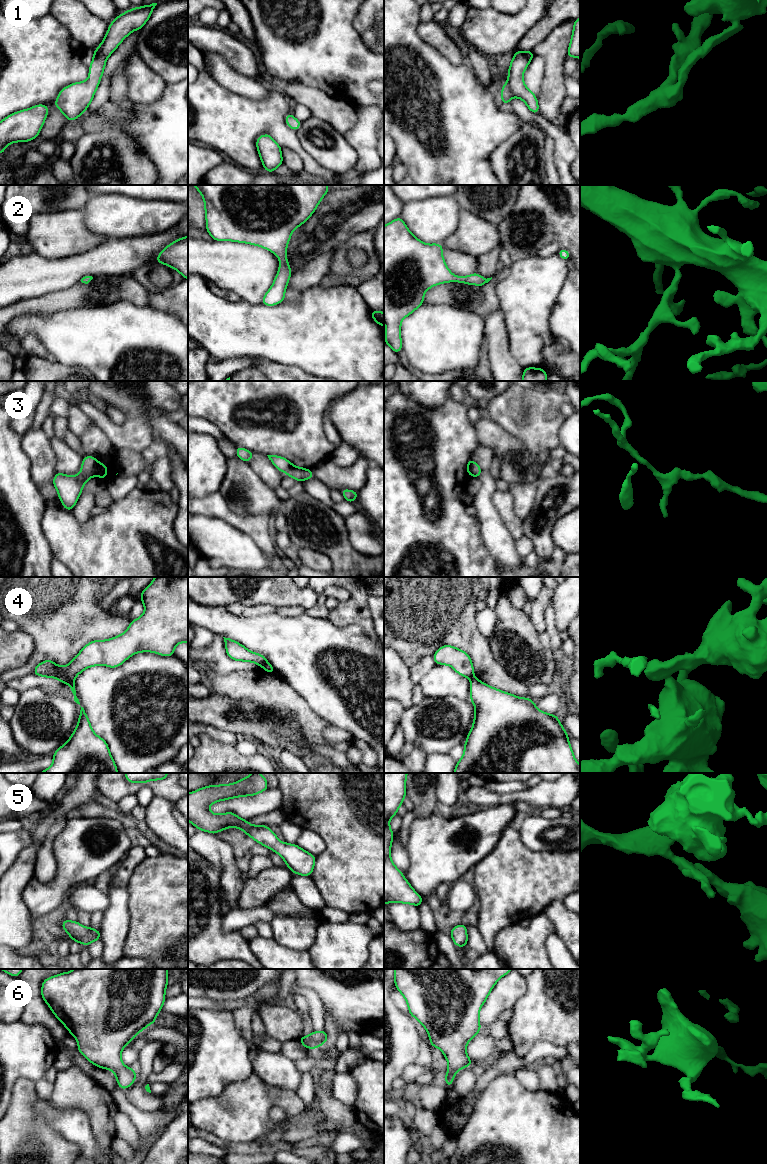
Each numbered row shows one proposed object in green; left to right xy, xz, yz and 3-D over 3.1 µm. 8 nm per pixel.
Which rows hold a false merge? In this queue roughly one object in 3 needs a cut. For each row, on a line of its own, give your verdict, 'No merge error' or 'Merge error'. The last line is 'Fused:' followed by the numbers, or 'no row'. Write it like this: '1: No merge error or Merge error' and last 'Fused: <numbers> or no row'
1: No merge error
2: No merge error
3: Merge error
4: Merge error
5: No merge error
6: No merge error
Fused: 3, 4

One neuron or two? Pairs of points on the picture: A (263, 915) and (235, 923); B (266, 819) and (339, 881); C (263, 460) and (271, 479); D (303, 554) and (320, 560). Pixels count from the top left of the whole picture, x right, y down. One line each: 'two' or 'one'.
A: one
B: two
C: one
D: one

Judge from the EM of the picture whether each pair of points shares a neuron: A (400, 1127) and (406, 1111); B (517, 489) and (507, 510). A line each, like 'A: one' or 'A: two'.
A: two
B: two

